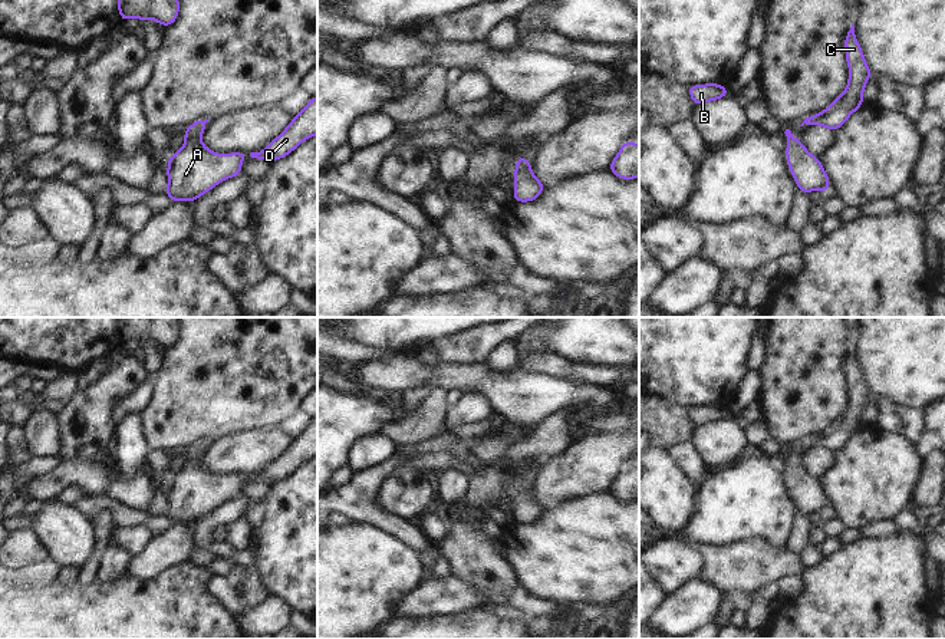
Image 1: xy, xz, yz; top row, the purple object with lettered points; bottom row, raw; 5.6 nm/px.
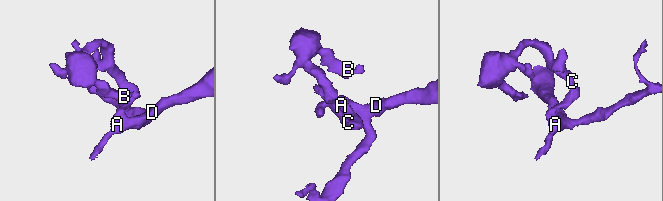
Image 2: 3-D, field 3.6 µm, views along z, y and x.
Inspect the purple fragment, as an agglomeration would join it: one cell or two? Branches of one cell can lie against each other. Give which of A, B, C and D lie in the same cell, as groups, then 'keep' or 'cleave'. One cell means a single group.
groups A B C D; keep

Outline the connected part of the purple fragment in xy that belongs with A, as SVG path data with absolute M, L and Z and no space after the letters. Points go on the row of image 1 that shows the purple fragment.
M195 121L187 126L182 148L168 157L165 194L172 202L194 202L224 179L241 174L241 162L246 159L244 152L217 154L201 142L207 122L210 121Z

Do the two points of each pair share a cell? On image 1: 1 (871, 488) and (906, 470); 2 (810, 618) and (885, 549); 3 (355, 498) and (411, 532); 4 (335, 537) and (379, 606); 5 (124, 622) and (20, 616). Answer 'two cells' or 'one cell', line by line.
1: one cell
2: one cell
3: one cell
4: one cell
5: one cell

